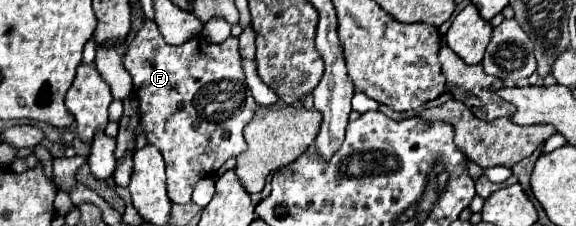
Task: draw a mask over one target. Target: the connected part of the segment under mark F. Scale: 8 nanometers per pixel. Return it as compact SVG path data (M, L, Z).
M144 20L144 26L136 34L136 38L128 44L128 50L124 54L124 66L134 80L132 96L140 104L140 122L136 126L134 136L146 134L148 144L160 150L166 162L166 178L168 178L166 182L170 200L174 204L188 204L192 198L194 184L198 180L214 176L214 172L228 158L238 158L246 150L242 128L252 120L256 102L244 80L238 54L238 40L228 38L222 44L210 44L200 36L180 46L170 46L164 42L156 22Z

